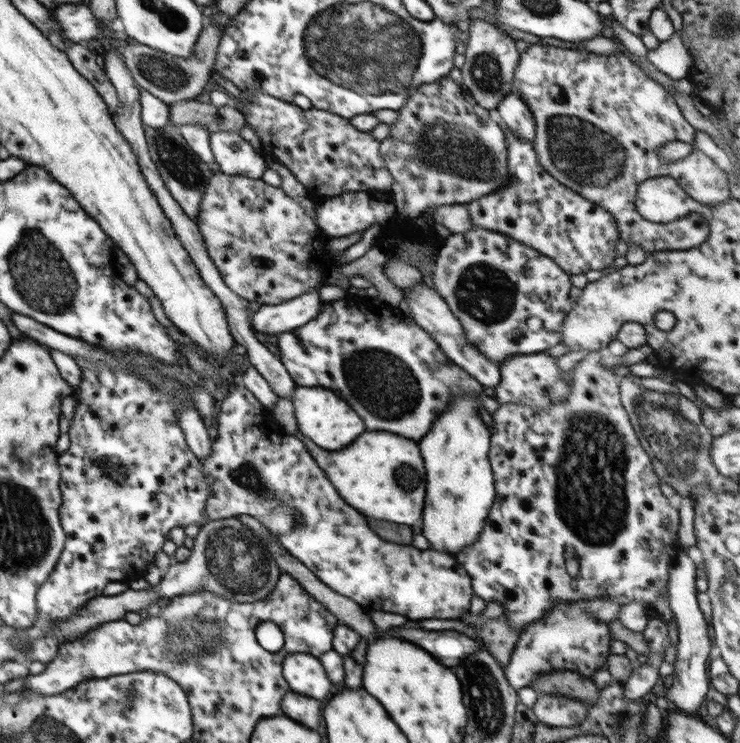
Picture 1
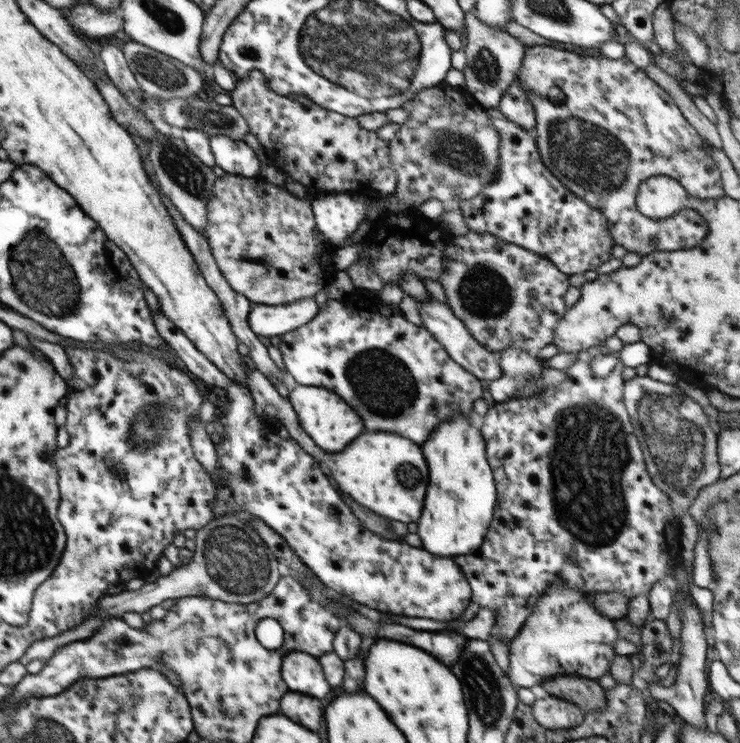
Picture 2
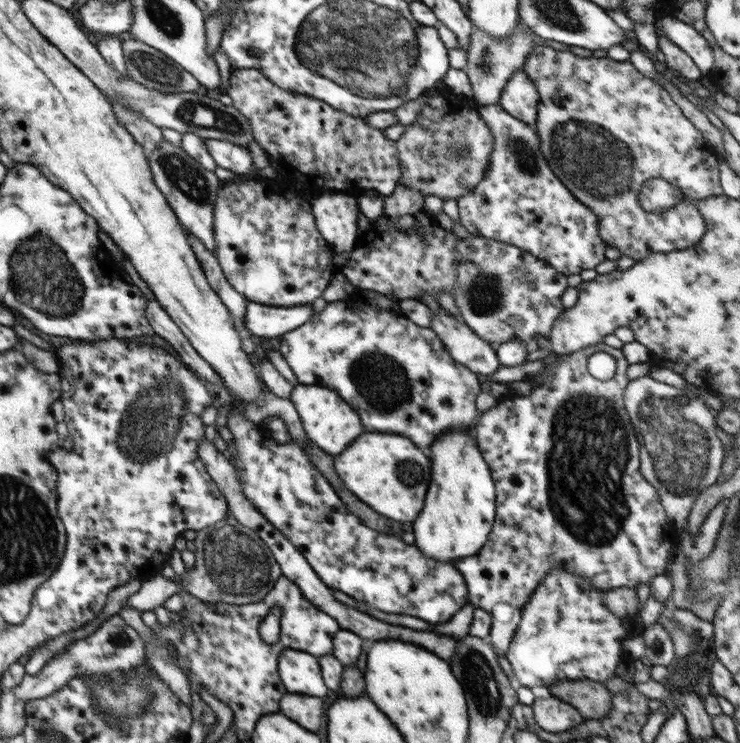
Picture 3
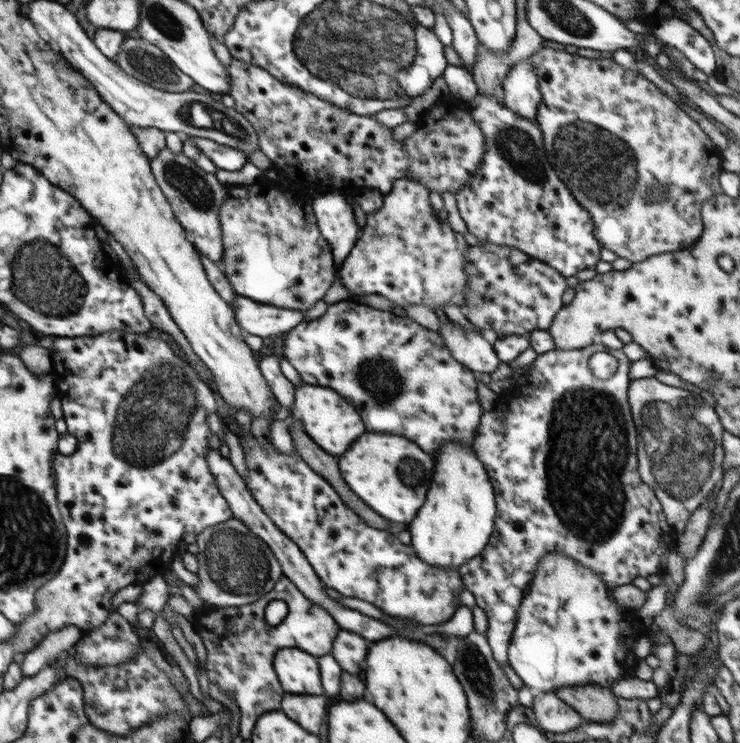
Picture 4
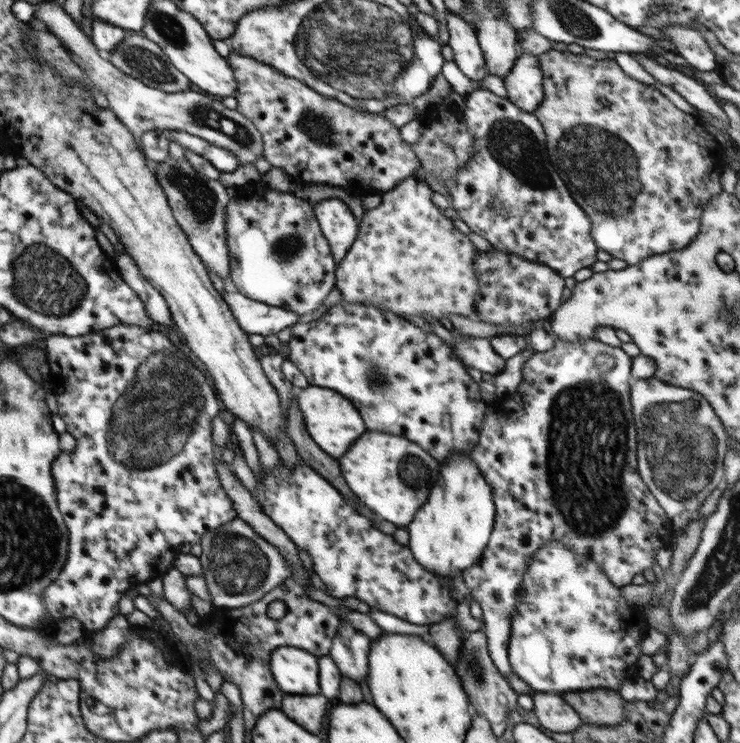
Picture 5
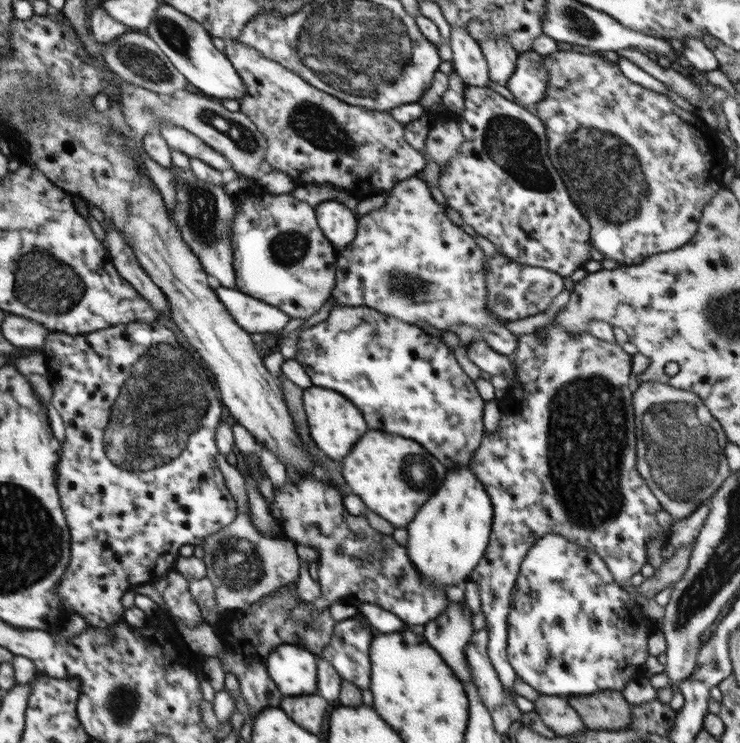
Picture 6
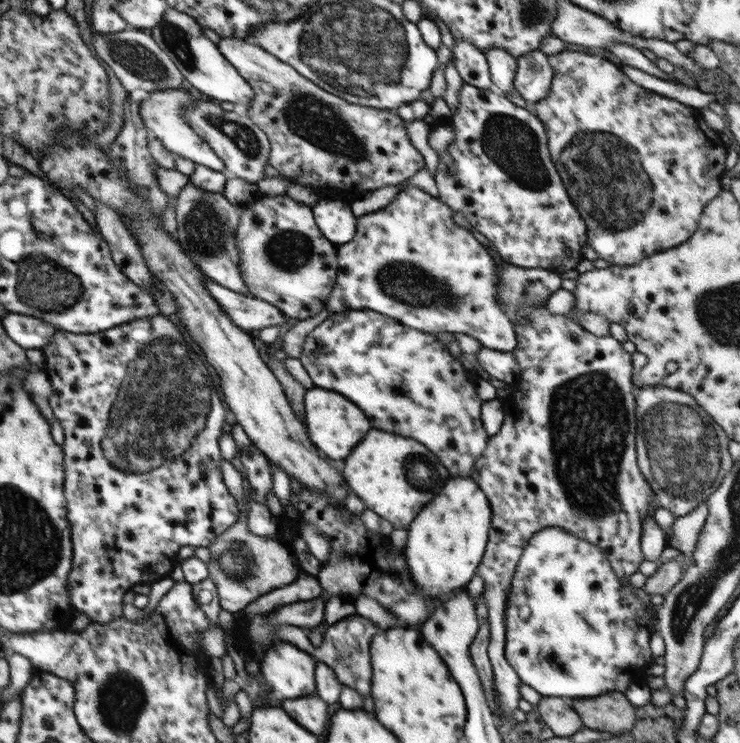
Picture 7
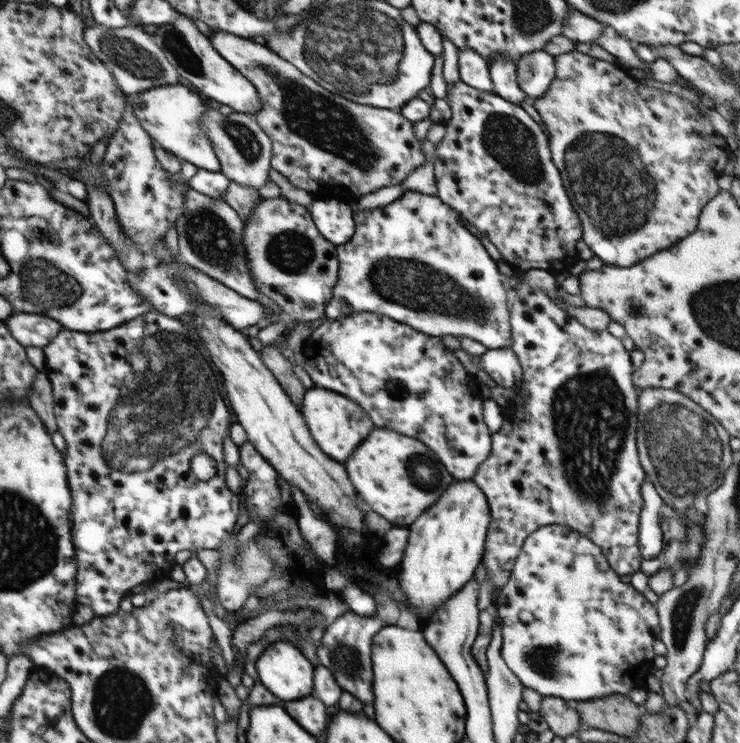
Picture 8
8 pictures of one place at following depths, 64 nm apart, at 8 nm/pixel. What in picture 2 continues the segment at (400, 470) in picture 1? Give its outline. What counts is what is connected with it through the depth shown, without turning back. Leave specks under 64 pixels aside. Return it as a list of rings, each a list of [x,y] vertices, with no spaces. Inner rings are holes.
[[[257,369],[251,370],[248,374],[248,388],[254,398],[256,417],[264,420],[278,419],[287,428],[289,438],[294,439],[310,456],[313,456],[324,473],[328,472],[329,476],[332,474],[332,478],[342,486],[340,488],[342,492],[346,492],[346,495],[352,496],[358,504],[370,508],[380,516],[386,516],[387,519],[404,524],[417,522],[424,506],[422,502],[426,496],[429,478],[428,463],[420,450],[421,446],[388,432],[364,432],[344,452],[326,454],[326,451],[316,446],[304,432],[292,403],[274,388],[264,373],[260,373]]]

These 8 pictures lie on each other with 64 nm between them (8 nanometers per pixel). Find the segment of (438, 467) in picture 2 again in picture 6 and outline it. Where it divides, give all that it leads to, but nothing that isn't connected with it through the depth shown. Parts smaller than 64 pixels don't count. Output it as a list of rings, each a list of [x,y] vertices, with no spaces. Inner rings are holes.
[[[469,466],[448,469],[444,486],[434,493],[434,496],[418,510],[416,518],[413,518],[408,523],[408,528],[406,528],[408,542],[405,548],[408,550],[408,557],[412,564],[416,566],[418,574],[422,574],[422,578],[428,584],[434,584],[436,588],[446,588],[446,586],[454,586],[454,584],[468,581],[470,572],[478,566],[478,563],[484,557],[486,548],[488,548],[493,514],[490,496],[488,496],[482,482],[476,478],[476,474],[470,470]]]

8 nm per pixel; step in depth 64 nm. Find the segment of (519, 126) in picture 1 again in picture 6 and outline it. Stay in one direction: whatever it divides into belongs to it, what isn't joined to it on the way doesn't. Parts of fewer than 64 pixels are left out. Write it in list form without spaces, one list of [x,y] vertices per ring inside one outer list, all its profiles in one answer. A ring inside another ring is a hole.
[[[534,50],[519,53],[516,68],[506,86],[516,100],[524,106],[538,104],[544,100],[548,84],[544,56]]]

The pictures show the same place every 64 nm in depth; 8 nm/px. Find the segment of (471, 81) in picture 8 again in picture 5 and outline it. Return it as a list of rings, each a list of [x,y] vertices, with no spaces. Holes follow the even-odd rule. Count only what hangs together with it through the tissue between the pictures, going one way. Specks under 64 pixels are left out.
[[[447,12],[447,28],[450,34],[448,46],[454,53],[453,61],[464,76],[481,83],[486,78],[487,64],[477,39],[477,32],[464,18]]]

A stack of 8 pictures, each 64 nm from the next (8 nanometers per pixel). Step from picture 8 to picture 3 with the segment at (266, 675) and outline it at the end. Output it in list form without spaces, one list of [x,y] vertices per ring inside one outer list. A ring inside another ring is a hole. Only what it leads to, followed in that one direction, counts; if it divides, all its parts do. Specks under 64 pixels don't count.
[[[286,649],[278,657],[280,680],[288,692],[310,694],[310,696],[326,696],[328,690],[324,686],[318,659],[308,652]]]

